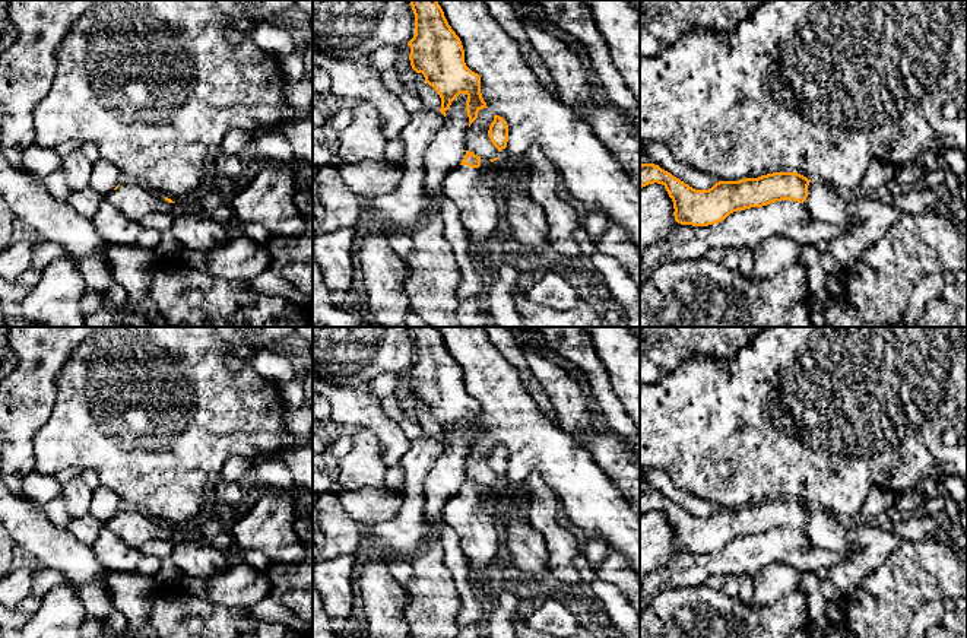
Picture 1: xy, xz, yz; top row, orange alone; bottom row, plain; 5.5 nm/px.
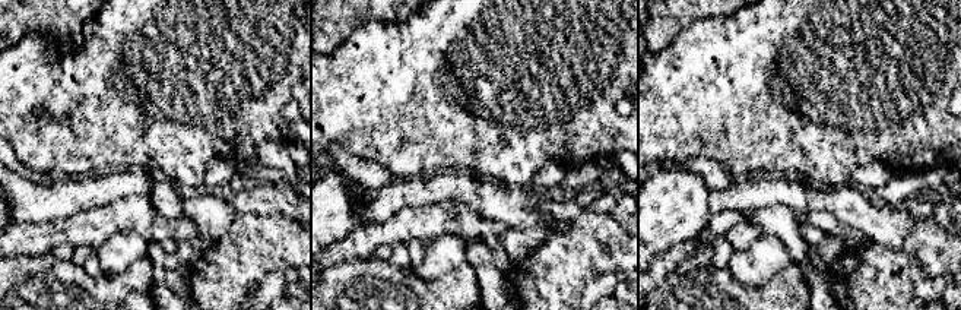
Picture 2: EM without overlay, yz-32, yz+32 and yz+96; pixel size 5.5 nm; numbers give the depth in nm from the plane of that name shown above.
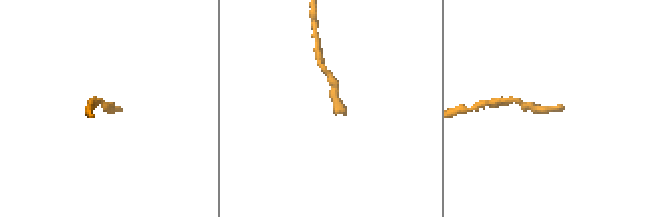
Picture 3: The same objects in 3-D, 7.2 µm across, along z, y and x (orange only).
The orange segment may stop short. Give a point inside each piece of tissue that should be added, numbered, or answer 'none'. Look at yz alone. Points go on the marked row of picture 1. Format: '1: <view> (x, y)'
1: yz (823, 202)

